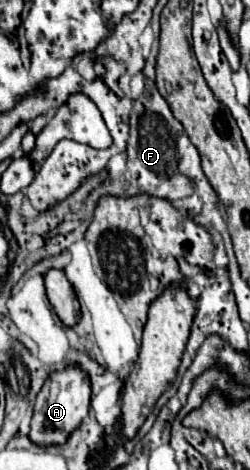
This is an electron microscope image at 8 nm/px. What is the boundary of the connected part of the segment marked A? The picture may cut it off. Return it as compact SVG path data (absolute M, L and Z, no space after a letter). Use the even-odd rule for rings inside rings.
M79 366L65 368L63 372L53 372L45 380L41 394L37 394L37 402L33 406L29 440L37 446L55 446L55 444L67 442L69 434L77 430L83 424L83 420L89 416L89 398L91 398L89 376Z

